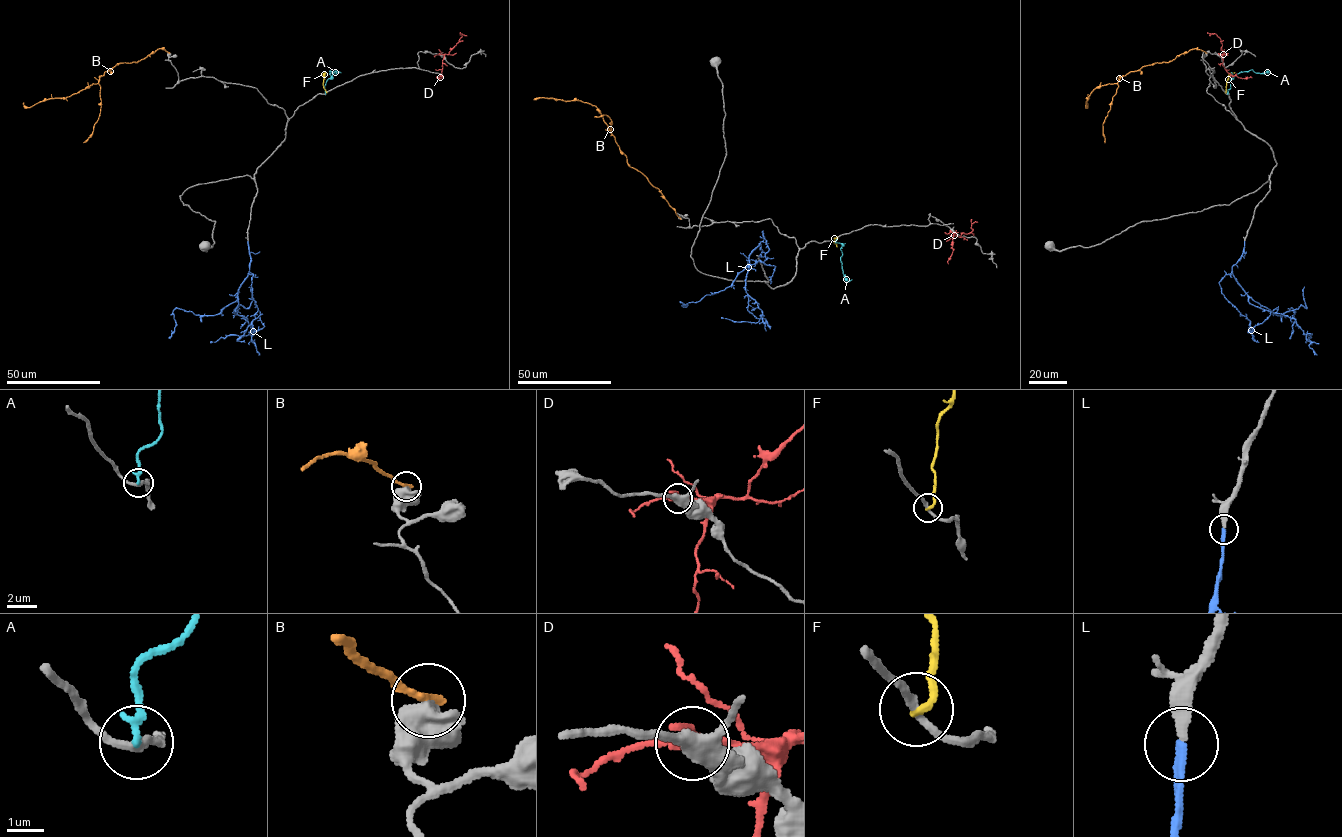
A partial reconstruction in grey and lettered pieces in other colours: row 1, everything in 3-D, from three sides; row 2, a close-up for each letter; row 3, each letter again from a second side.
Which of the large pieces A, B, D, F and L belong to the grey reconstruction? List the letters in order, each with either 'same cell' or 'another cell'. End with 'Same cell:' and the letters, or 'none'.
A: another cell
B: another cell
D: another cell
F: another cell
L: same cell
Same cell: L

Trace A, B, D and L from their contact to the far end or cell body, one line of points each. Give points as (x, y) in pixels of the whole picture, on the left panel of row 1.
A: (325, 94), (329, 71), (341, 72)
B: (169, 53), (159, 48), (137, 62), (120, 62), (97, 84), (65, 98), (30, 107), (24, 103)
D: (440, 54), (444, 55), (442, 77), (437, 77)
L: (248, 241), (249, 273), (239, 288), (234, 312), (246, 318), (251, 333), (228, 335), (210, 342)

